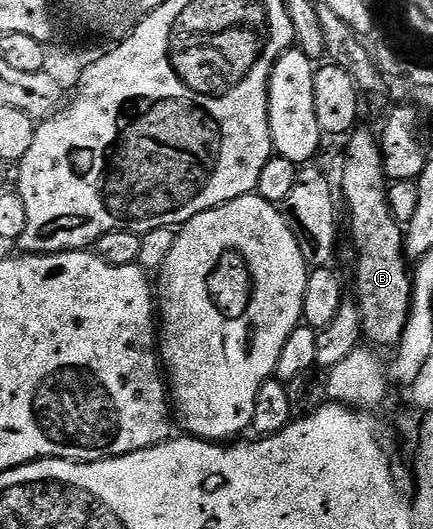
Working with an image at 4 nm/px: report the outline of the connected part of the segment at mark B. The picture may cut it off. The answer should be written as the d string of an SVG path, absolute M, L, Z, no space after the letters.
M359 131L347 140L348 156L344 159L344 195L348 198L348 219L352 222L352 243L356 246L354 299L360 305L363 338L367 342L369 339L370 342L377 343L372 344L377 348L395 348L404 336L412 308L414 275L404 249L405 228L396 219L392 203L388 199L384 154L380 152L375 134Z

